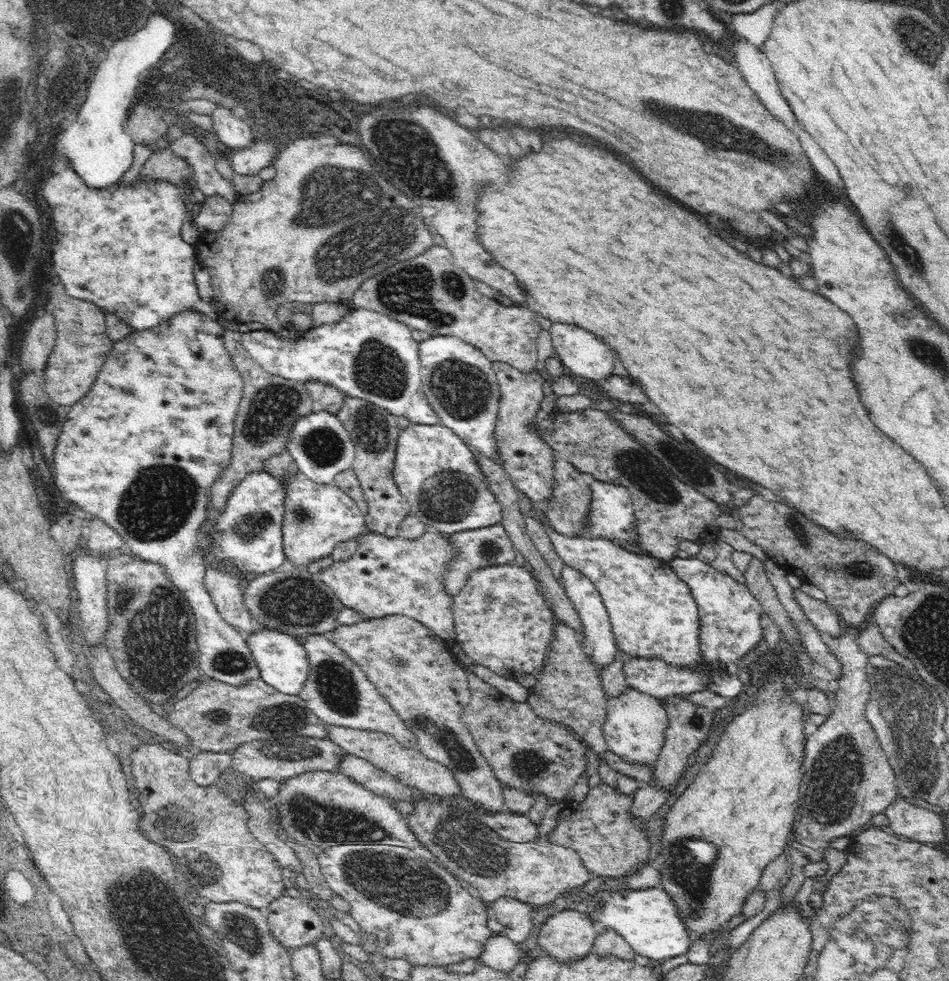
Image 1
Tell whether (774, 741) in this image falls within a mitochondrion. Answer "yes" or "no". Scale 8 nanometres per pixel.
no

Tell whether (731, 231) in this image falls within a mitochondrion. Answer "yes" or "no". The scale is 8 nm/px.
no

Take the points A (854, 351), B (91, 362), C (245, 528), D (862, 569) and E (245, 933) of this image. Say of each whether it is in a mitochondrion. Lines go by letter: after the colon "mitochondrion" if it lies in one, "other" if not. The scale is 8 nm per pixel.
A: other
B: other
C: mitochondrion
D: mitochondrion
E: mitochondrion

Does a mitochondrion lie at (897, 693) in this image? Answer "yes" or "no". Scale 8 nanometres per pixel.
yes

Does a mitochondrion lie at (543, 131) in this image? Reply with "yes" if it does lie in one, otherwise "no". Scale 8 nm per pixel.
no

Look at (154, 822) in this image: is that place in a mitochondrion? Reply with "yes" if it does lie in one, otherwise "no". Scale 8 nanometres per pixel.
yes

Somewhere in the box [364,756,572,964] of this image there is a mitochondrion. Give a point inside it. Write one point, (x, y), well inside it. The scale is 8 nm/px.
(470, 850)

